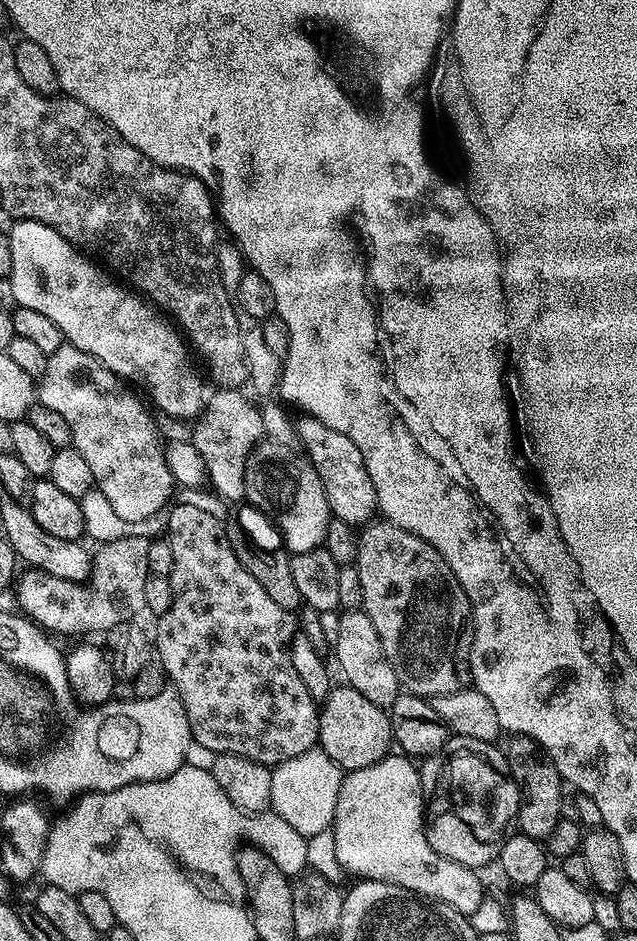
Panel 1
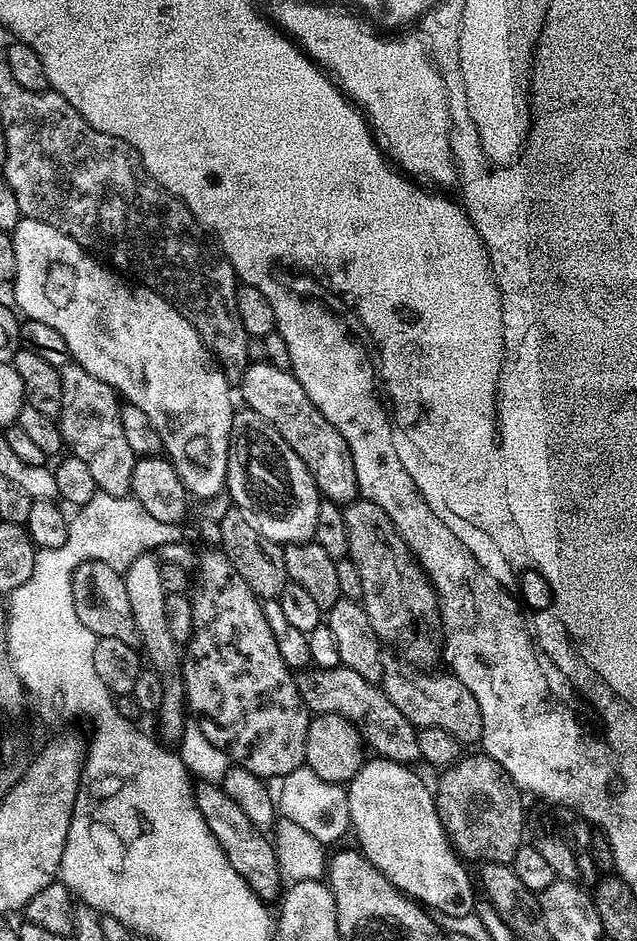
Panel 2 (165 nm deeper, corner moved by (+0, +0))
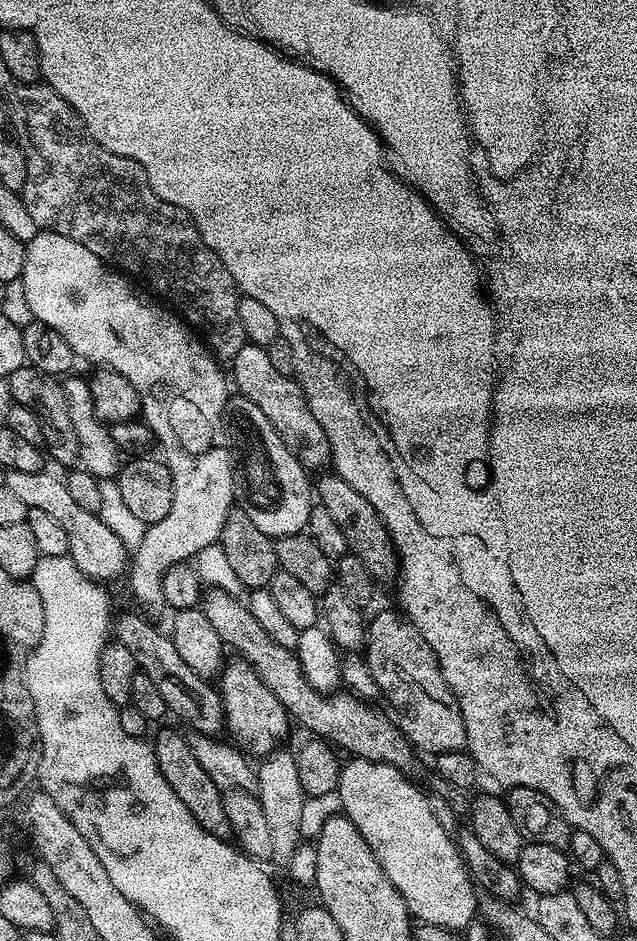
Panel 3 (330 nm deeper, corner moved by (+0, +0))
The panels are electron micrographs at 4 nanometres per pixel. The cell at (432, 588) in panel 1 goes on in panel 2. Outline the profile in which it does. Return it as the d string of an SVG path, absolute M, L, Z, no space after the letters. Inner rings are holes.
M357 498L352 501L351 504L344 508L344 517L346 518L346 534L350 534L350 546L348 547L347 559L354 562L354 566L358 566L358 574L362 577L362 603L366 614L370 618L370 626L374 626L374 634L378 634L381 645L393 648L398 655L399 659L403 661L405 665L413 664L414 667L420 668L416 670L432 670L437 663L441 663L444 654L444 619L440 613L440 597L436 594L436 587L432 585L431 580L428 579L428 575L424 573L423 568L420 567L420 561L416 559L413 551L409 548L408 544L400 536L399 528L394 526L391 515L381 505L377 504L375 499L372 498Z

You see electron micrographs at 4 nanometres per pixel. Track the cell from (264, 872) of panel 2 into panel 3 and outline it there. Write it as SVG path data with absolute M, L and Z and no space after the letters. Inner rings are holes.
M164 728L156 736L156 741L150 744L150 751L158 762L158 770L162 770L162 778L166 778L168 790L176 795L176 800L182 802L186 810L190 810L192 823L218 838L231 837L232 831L226 818L224 793L214 784L213 779L206 774L198 764L198 759L192 753L189 737L175 732L172 728Z

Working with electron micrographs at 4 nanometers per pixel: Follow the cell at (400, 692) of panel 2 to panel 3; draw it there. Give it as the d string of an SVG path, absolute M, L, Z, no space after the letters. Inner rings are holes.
M399 611L396 612L380 612L366 624L366 661L369 672L379 688L379 695L383 698L385 696L389 706L396 711L395 723L413 749L420 751L421 748L424 752L432 752L431 754L461 751L468 742L466 726L462 722L462 710L442 674L438 658L434 650L430 650L430 642L422 638L422 634L412 625L411 620Z

